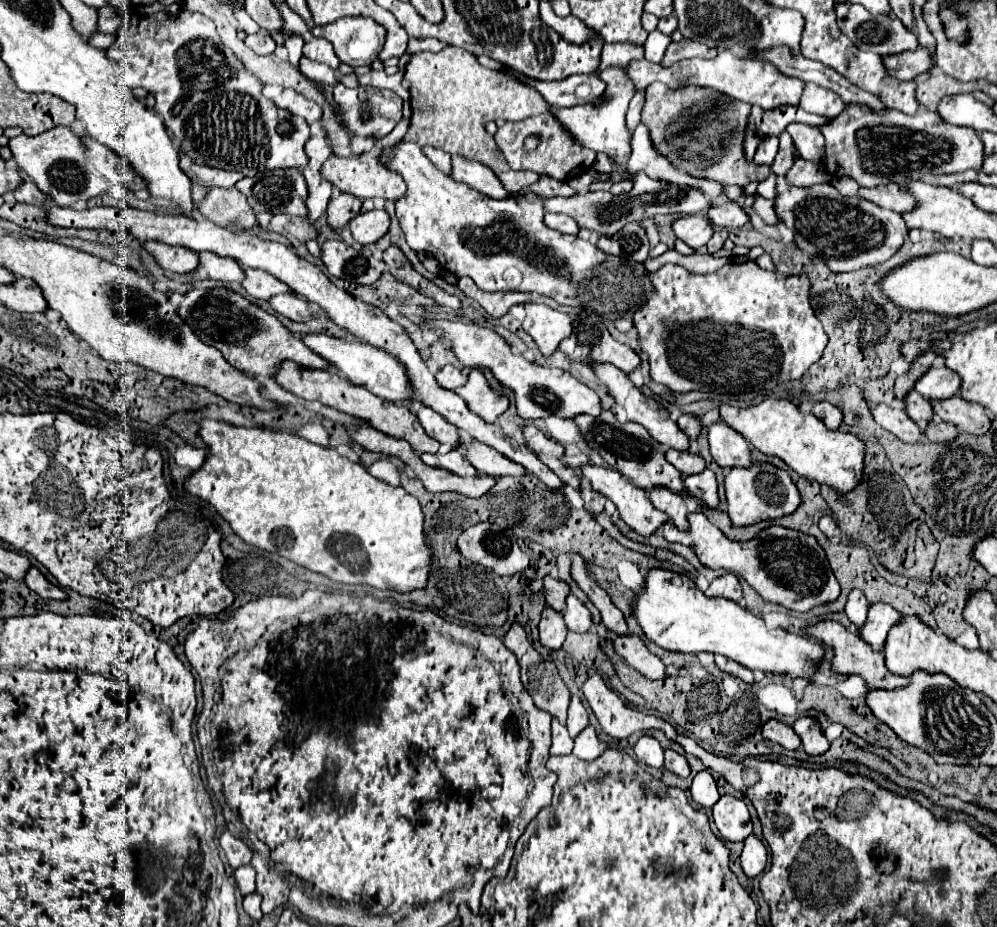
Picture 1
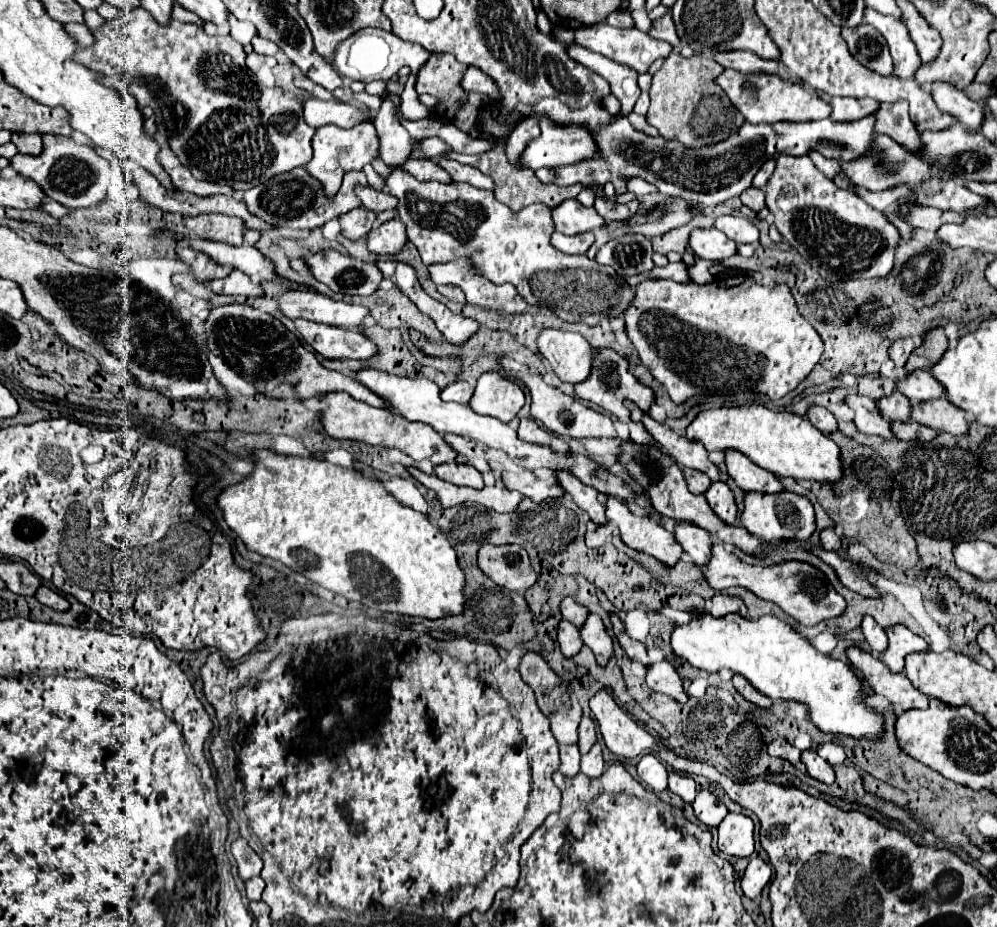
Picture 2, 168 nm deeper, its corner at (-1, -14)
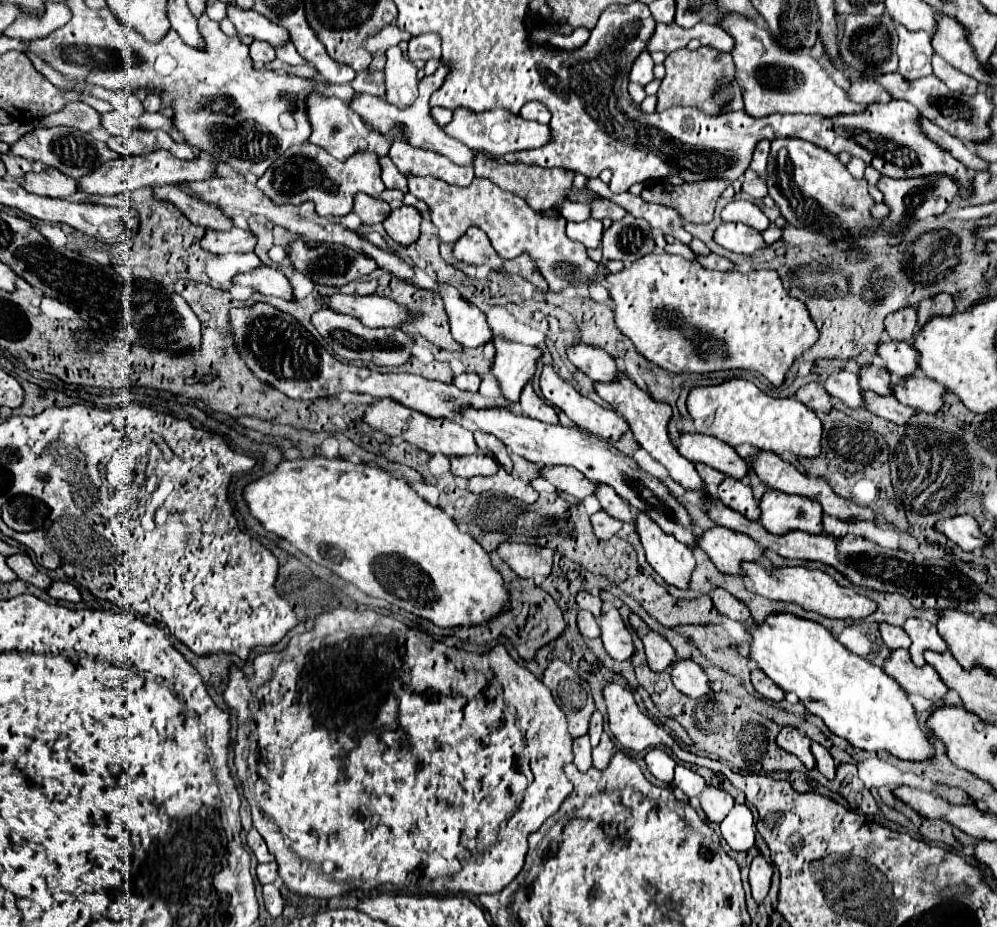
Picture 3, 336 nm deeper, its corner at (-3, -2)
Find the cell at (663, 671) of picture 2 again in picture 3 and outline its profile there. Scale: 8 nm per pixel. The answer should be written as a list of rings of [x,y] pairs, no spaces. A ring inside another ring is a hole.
[[[691,660],[675,662],[671,666],[671,678],[673,678],[673,684],[677,686],[677,690],[687,694],[689,698],[699,698],[699,696],[705,696],[711,692],[709,678],[697,662],[691,662]]]

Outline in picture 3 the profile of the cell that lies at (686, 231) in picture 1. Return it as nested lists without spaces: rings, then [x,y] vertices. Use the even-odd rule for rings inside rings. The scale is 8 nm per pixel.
[[[721,224],[715,230],[715,242],[725,250],[745,254],[745,256],[767,246],[761,232],[747,224]]]

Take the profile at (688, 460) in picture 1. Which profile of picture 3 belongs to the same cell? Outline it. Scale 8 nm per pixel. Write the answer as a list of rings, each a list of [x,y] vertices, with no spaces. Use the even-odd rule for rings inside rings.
[[[695,464],[695,468],[697,468],[701,480],[707,484],[707,488],[715,494],[715,488],[719,486],[719,482],[723,482],[725,474],[719,472],[719,470],[715,470],[715,468],[709,468],[709,466],[705,466],[705,464]]]

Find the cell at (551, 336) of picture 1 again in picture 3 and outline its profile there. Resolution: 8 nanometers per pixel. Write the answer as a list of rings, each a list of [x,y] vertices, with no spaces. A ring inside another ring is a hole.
[[[577,344],[569,348],[567,354],[569,354],[569,360],[593,382],[613,382],[615,374],[619,374],[615,360],[601,348],[595,348],[589,344]]]

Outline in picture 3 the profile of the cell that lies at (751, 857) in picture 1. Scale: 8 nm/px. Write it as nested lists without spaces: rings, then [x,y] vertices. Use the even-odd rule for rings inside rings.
[[[761,854],[755,856],[751,862],[751,870],[749,870],[749,884],[751,884],[753,898],[757,902],[761,902],[767,896],[769,886],[771,886],[771,874],[773,874],[771,864]]]

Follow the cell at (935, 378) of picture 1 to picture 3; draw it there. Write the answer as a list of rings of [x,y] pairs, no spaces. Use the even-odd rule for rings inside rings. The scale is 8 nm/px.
[[[879,342],[877,356],[885,362],[885,368],[897,376],[905,378],[917,372],[917,350],[907,342]]]

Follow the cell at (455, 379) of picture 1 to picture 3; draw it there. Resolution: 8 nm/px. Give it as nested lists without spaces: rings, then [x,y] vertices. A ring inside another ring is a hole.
[[[465,372],[465,374],[461,374],[461,376],[455,376],[453,384],[455,384],[459,390],[477,392],[477,390],[479,390],[479,384],[481,384],[481,378],[479,378],[479,374],[475,374],[475,372]]]

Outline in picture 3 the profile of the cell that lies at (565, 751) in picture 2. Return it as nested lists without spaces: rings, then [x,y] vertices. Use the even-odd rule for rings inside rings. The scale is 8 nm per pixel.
[[[583,736],[583,738],[575,738],[575,742],[573,742],[573,752],[575,752],[575,760],[573,760],[573,764],[579,768],[579,772],[587,772],[587,770],[593,766],[589,738],[587,738],[587,736]]]

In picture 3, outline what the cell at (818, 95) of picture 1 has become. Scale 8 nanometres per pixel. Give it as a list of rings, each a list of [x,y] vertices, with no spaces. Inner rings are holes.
[[[859,80],[859,82],[855,82],[847,94],[849,94],[849,98],[853,102],[859,102],[859,104],[889,102],[891,100],[891,94],[879,82],[873,82],[873,80]]]

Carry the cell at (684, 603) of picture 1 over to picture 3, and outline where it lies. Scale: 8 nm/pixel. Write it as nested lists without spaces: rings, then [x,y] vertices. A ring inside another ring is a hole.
[[[771,614],[761,626],[749,628],[753,642],[751,642],[751,660],[785,692],[795,692],[799,700],[805,704],[805,708],[819,716],[825,726],[839,738],[845,738],[851,746],[877,752],[887,750],[893,756],[909,762],[925,762],[935,756],[933,744],[929,740],[929,734],[919,726],[917,710],[913,708],[909,696],[903,692],[903,688],[885,674],[883,668],[871,664],[869,660],[849,652],[825,626],[803,620],[791,614]]]

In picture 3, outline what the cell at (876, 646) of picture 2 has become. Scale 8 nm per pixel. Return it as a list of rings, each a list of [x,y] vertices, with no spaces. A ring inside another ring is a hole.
[[[879,624],[879,630],[881,630],[881,636],[883,636],[883,642],[891,650],[911,646],[911,638],[907,636],[907,632],[903,628],[897,628],[897,626],[891,626],[891,624]]]

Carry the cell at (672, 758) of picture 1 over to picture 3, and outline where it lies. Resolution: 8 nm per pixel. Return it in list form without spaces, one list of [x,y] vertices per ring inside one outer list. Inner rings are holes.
[[[679,764],[679,766],[675,768],[675,780],[673,780],[673,784],[675,784],[677,788],[681,788],[689,798],[699,796],[699,794],[703,792],[703,788],[705,788],[705,780],[703,780],[697,772],[689,770],[689,768],[683,766],[683,764]]]

